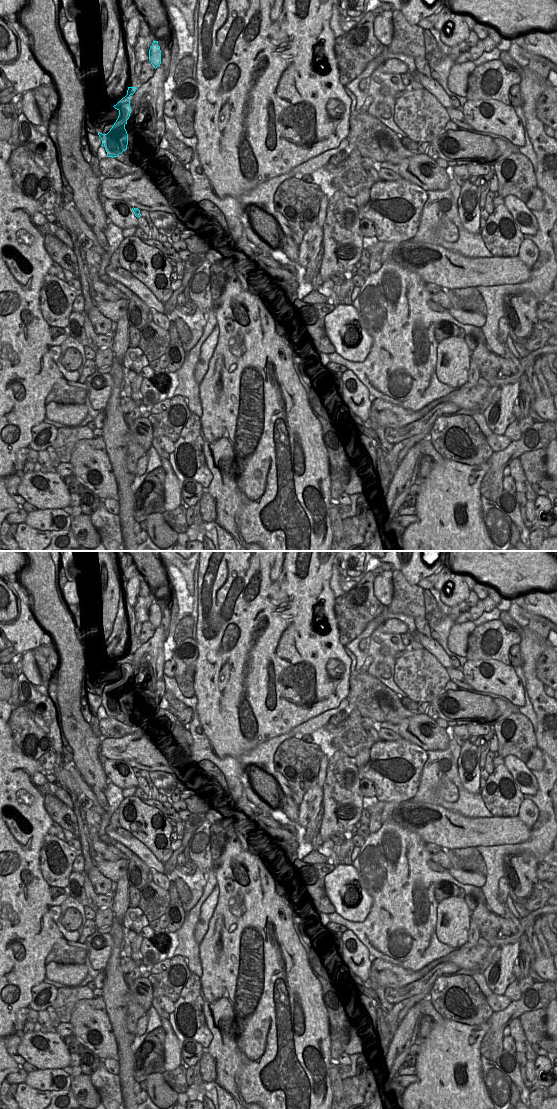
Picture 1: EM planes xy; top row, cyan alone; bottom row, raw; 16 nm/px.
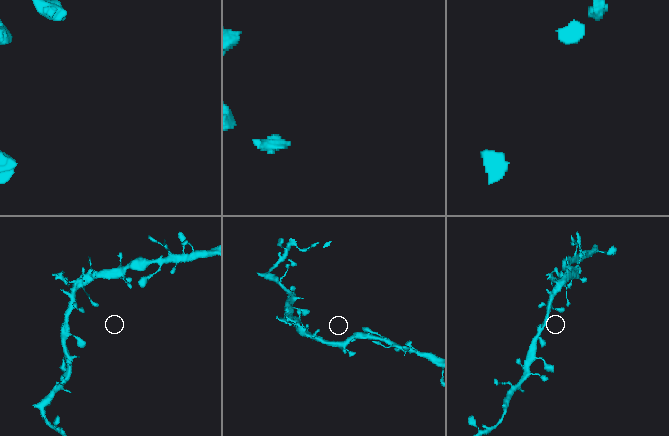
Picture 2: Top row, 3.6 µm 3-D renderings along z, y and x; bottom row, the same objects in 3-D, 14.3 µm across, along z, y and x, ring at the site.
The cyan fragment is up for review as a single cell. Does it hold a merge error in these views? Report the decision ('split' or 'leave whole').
split

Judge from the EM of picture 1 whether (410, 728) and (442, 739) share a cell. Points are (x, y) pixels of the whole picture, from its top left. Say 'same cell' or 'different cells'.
same cell

